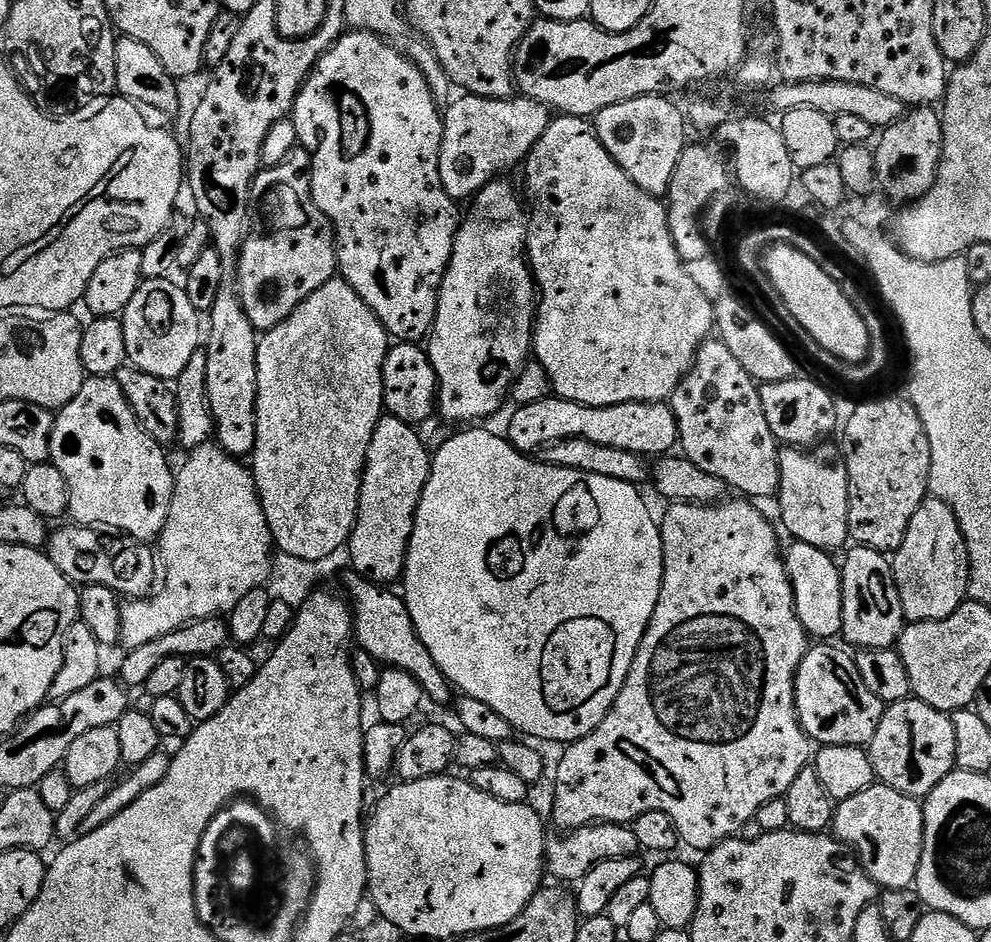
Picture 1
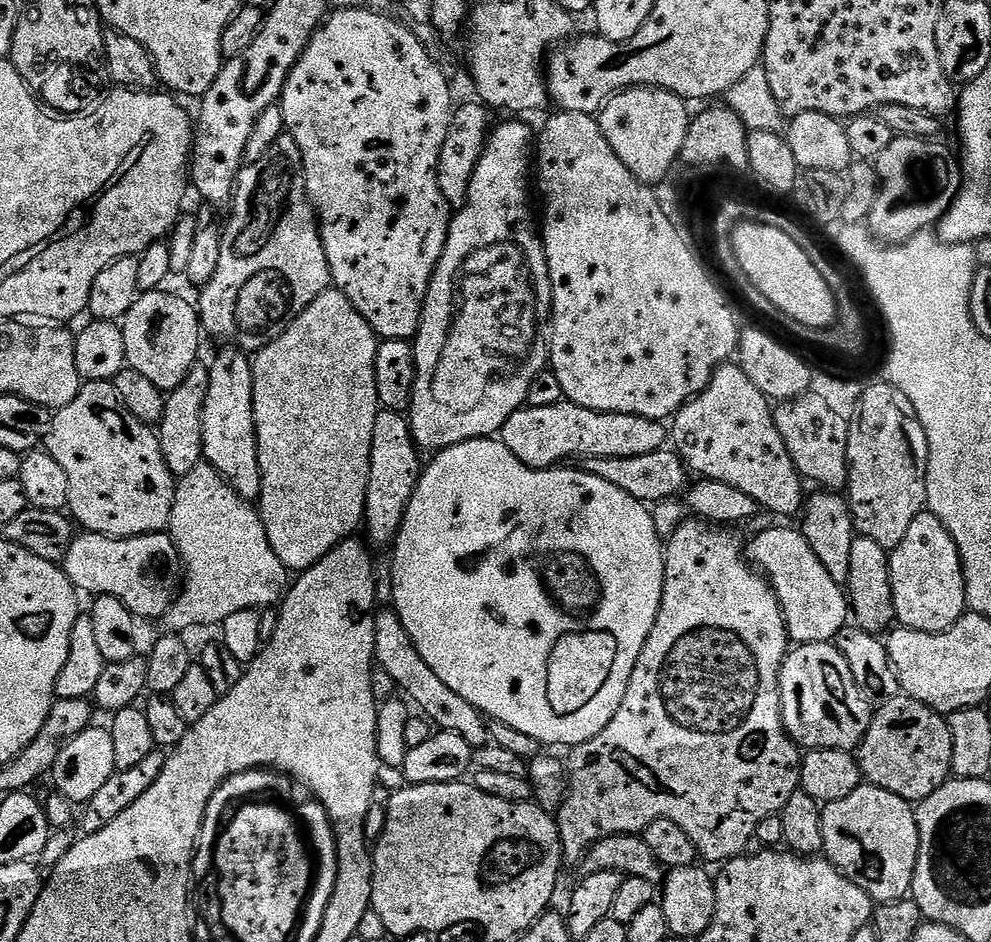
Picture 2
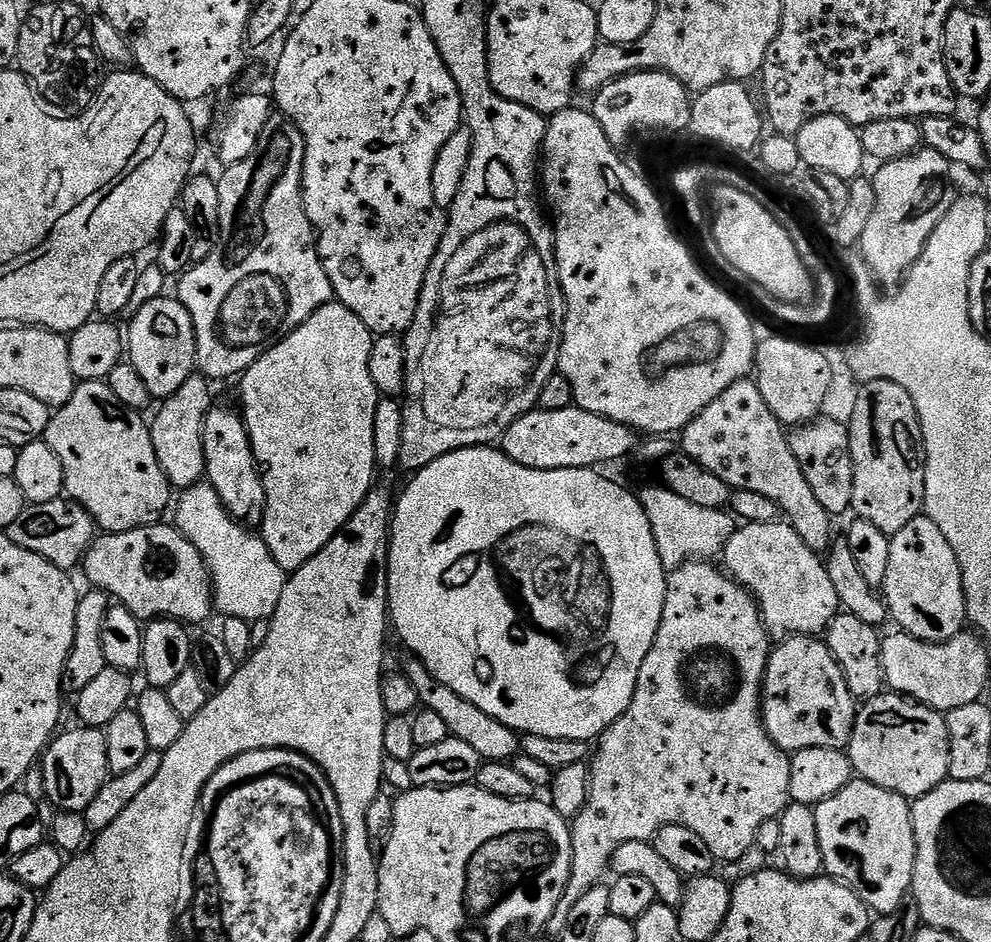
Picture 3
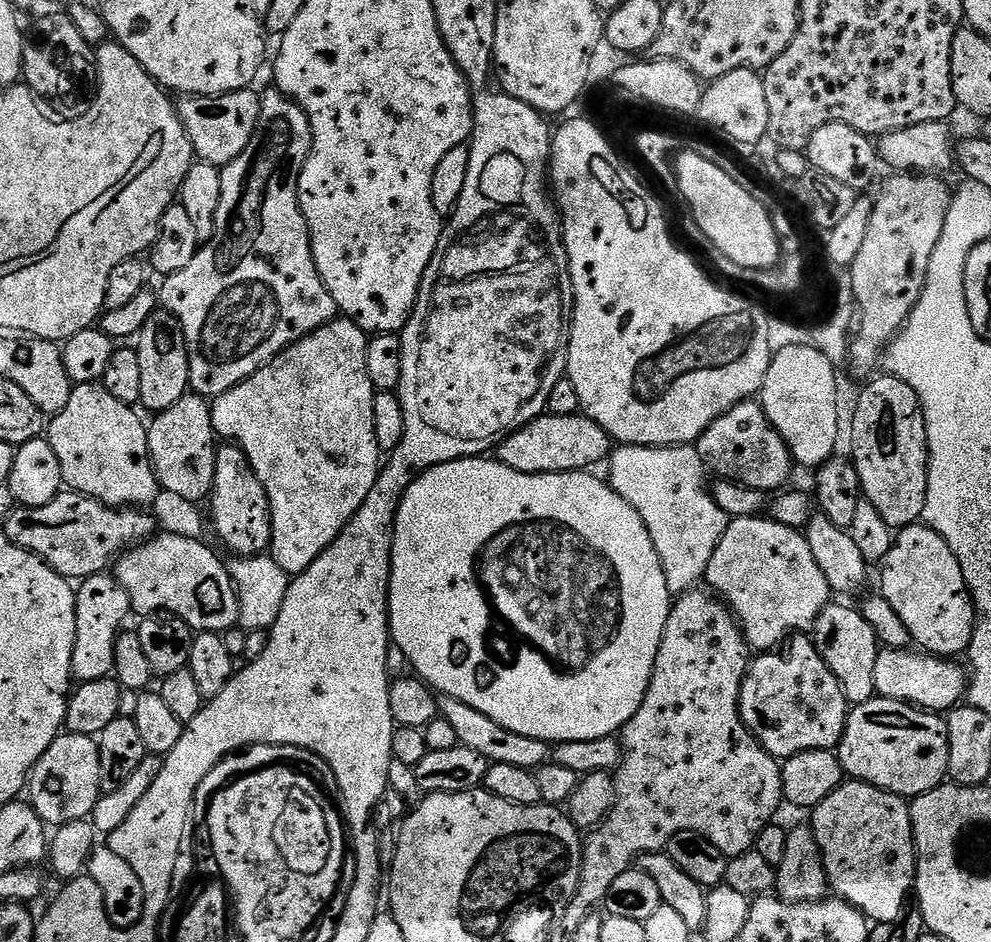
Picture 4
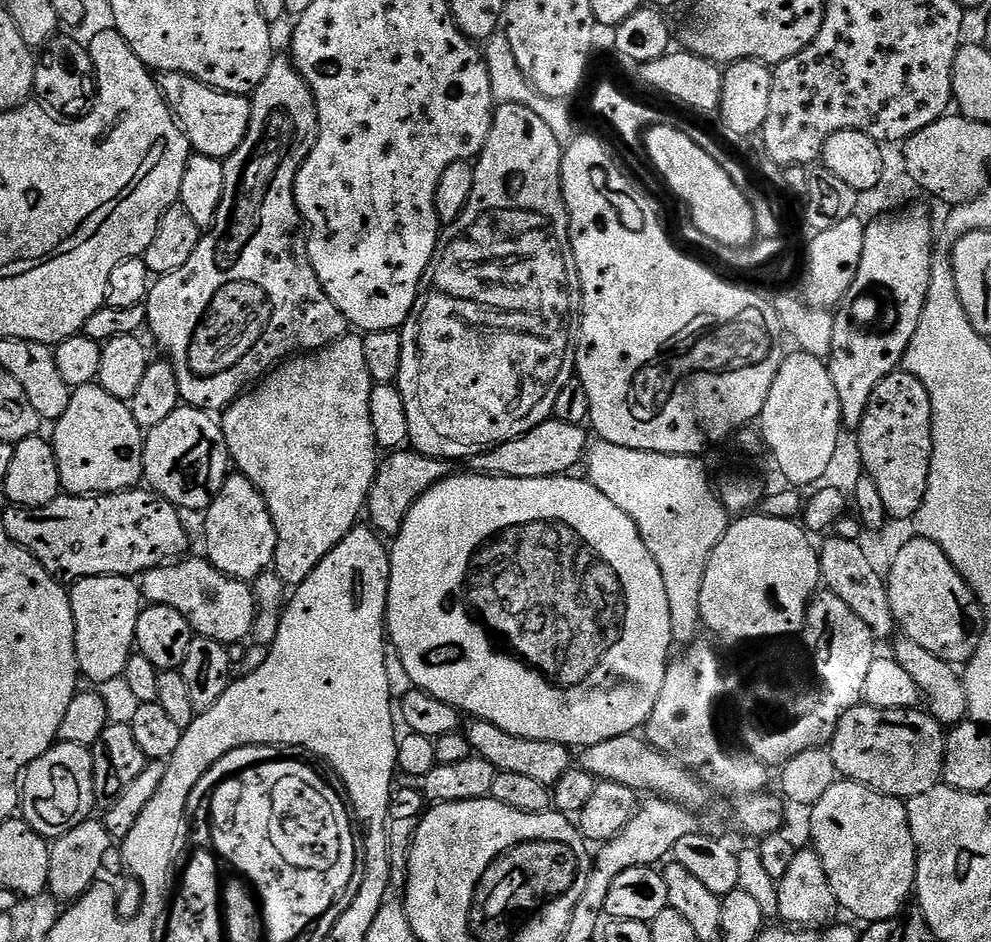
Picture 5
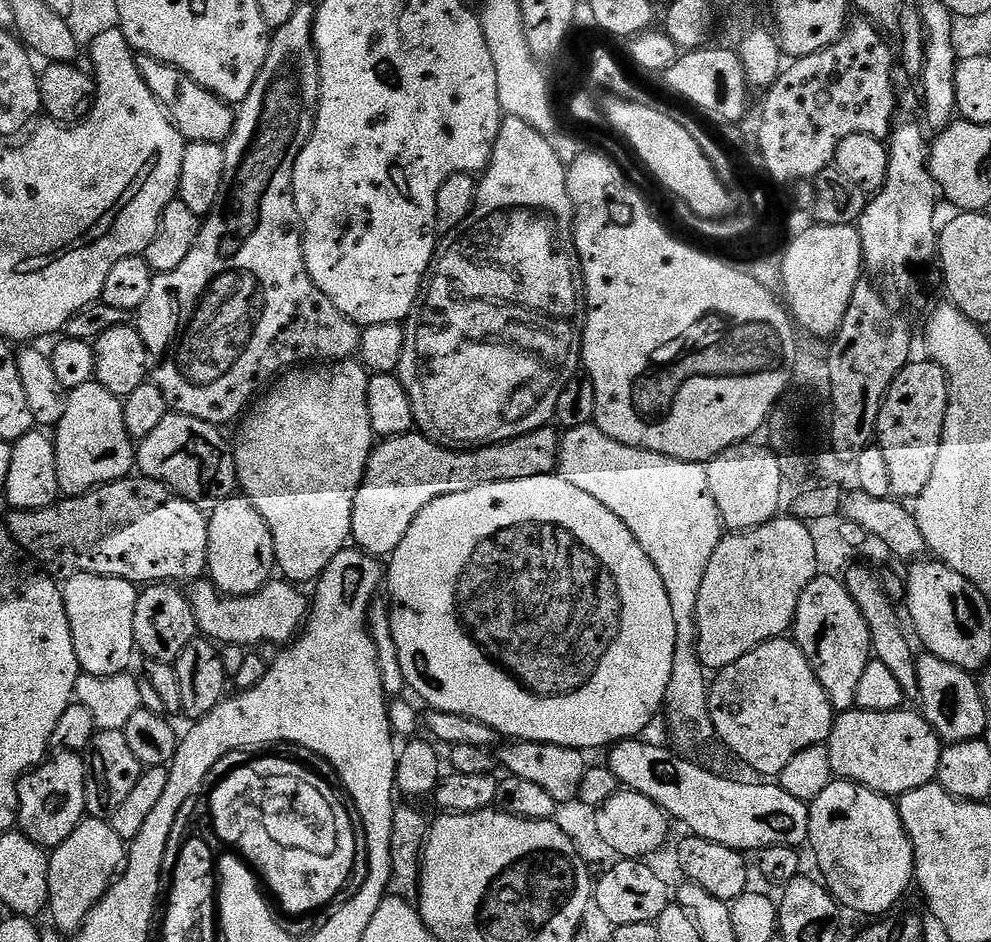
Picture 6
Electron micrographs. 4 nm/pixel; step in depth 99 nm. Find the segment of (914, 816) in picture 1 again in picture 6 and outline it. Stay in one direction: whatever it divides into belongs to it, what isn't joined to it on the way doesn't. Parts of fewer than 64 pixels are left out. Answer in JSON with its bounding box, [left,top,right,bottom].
[807,779,916,918]

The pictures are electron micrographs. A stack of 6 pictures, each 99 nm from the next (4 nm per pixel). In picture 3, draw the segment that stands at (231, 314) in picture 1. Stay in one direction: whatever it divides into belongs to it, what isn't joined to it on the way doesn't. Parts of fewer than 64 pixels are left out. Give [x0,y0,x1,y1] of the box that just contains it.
[202,406,266,530]

